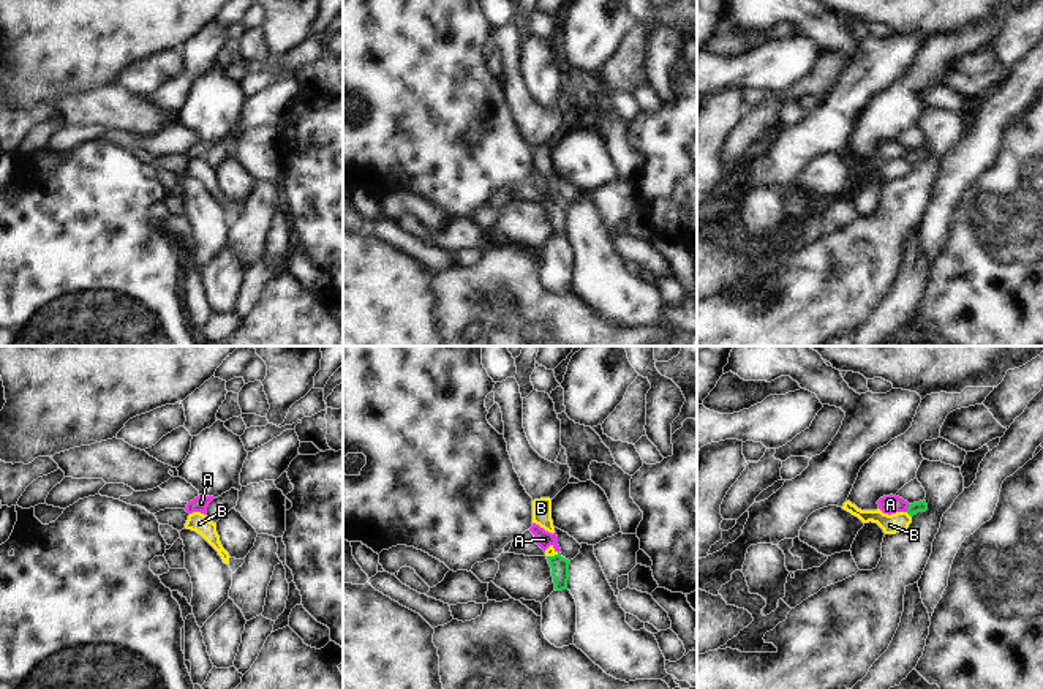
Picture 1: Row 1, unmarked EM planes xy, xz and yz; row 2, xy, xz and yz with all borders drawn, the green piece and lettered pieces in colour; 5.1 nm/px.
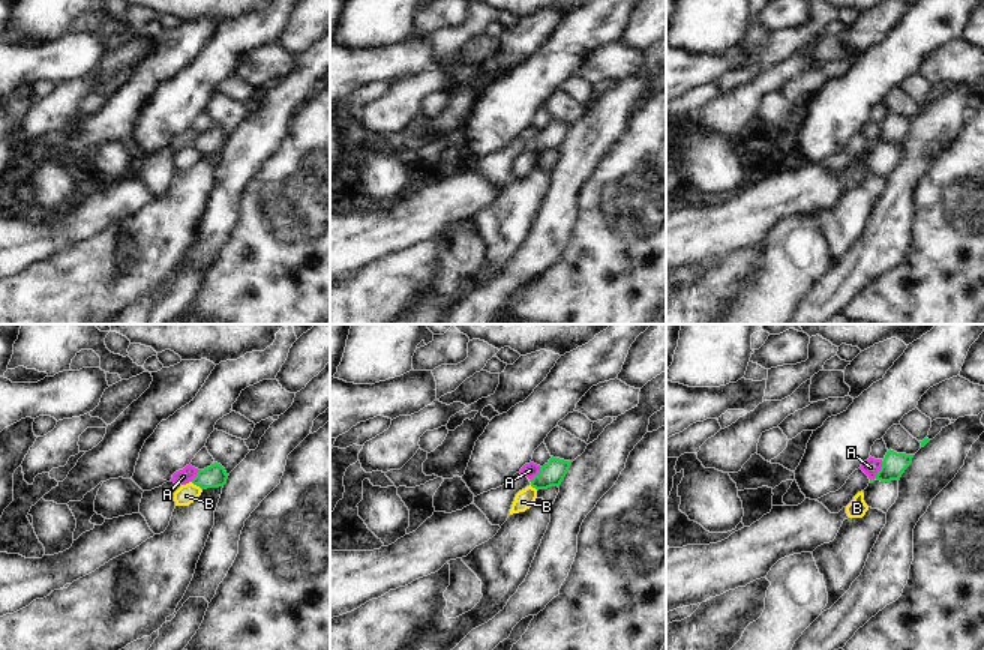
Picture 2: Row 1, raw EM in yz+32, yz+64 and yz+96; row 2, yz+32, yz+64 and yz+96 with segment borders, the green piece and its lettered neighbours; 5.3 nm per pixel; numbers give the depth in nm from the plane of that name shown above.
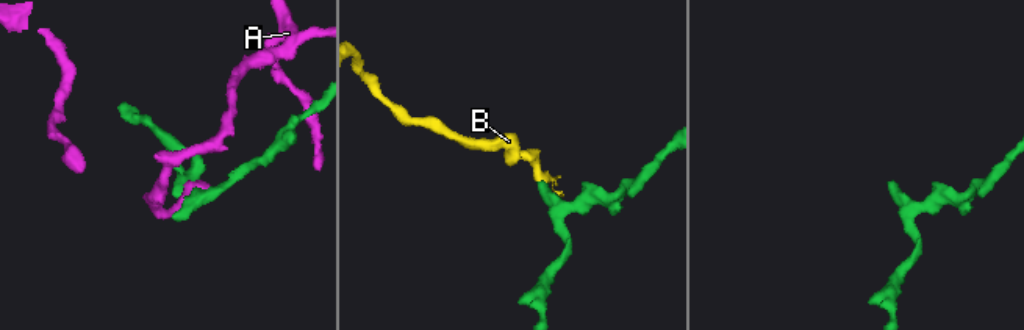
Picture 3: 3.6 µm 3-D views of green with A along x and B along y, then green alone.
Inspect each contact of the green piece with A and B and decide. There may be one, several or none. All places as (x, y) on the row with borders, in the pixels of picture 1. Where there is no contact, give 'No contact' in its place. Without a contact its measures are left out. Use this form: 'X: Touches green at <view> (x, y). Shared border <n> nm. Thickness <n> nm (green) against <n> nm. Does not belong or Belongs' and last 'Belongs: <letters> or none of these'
A: Touches green at yz (907, 508). Shared border 40 nm. Thickness 60 nm (green) against 100 nm. Does not belong
B: Touches green at yz (909, 514). Shared border 40 nm. Thickness 60 nm (green) against 100 nm. Does not belong
Belongs: none of these

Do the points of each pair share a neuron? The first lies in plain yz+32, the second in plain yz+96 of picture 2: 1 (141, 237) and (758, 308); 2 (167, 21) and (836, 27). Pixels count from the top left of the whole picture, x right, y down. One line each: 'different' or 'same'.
1: different
2: different

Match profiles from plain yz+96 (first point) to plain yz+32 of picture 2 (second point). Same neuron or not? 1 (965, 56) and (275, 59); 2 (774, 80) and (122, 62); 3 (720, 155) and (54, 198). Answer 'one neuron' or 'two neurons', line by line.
1: one neuron
2: two neurons
3: one neuron

